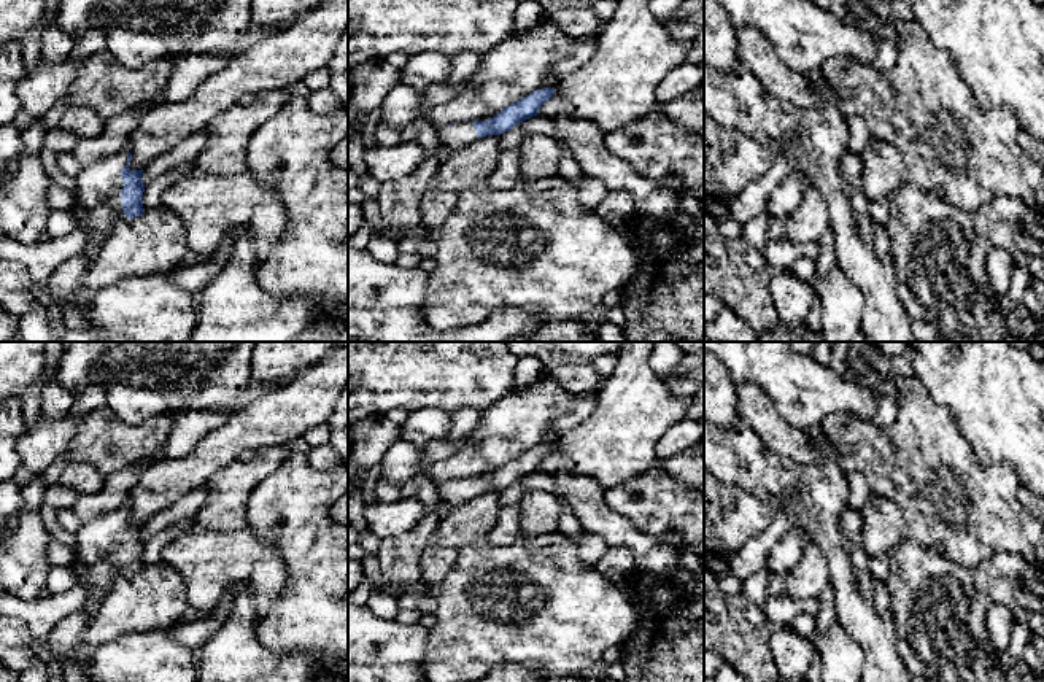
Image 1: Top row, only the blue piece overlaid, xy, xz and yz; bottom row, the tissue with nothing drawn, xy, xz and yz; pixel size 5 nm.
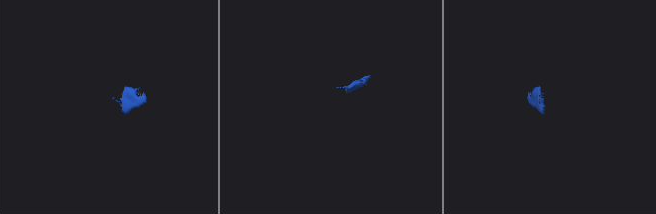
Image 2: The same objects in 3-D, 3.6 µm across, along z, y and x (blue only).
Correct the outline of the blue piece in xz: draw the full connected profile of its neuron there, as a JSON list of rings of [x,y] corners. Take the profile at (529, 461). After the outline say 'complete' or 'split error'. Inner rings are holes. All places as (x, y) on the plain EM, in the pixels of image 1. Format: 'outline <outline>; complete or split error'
outline [[[543,444],[531,448],[518,458],[508,461],[501,469],[494,471],[488,477],[472,477],[464,480],[437,483],[439,498],[448,506],[456,507],[469,502],[486,491],[501,491],[520,479],[537,472],[540,463],[551,455],[555,444]]]; split error

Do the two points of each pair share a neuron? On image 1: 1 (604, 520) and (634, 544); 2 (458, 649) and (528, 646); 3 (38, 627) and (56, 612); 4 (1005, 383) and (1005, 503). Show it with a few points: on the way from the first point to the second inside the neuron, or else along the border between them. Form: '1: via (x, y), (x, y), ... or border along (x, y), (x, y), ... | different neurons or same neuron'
1: via (612, 526), (626, 536) | same neuron
2: via (475, 646), (510, 646) | same neuron
3: via (43, 622), (51, 614) | same neuron
4: border along (971, 447), (982, 464), (1009, 466), (1022, 485) | different neurons

